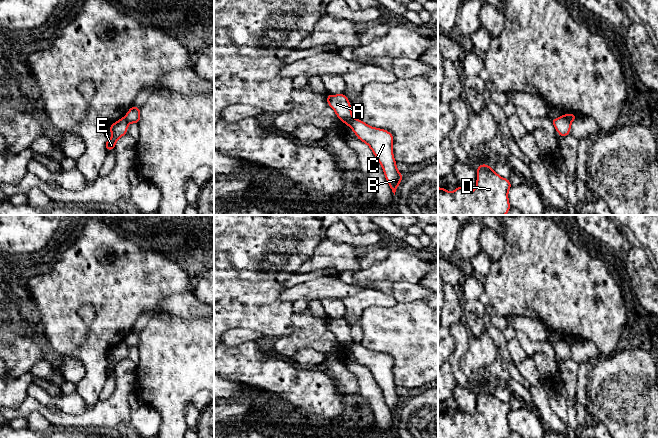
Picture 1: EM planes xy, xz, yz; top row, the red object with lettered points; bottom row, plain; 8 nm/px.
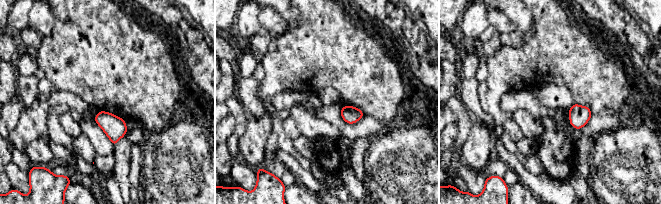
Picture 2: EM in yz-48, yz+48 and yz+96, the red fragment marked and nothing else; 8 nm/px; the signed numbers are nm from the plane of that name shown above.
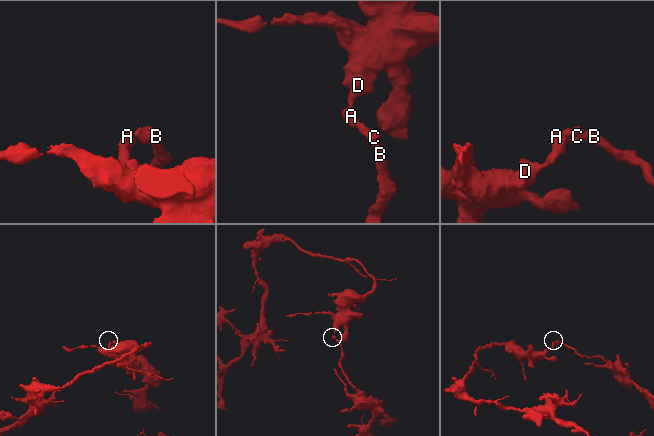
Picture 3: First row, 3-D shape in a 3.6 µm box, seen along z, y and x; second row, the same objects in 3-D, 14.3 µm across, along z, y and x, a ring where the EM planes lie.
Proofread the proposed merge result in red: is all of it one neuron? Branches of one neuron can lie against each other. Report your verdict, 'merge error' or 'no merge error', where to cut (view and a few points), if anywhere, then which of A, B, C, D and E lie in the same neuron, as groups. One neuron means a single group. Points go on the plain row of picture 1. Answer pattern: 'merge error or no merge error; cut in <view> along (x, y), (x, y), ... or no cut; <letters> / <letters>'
merge error; cut in yz along (563, 339), (571, 345); A D E / B C

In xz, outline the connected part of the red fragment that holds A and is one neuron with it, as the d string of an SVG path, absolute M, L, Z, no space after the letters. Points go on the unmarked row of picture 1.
M327 318L327 327L336 337L336 340L347 350L353 343L350 326L345 318Z

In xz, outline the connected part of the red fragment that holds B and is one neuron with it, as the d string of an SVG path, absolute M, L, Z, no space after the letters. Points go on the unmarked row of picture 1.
M353 342L348 349L352 352L357 362L366 367L373 375L375 381L381 388L385 402L395 419L403 399L396 392L393 381L393 360L383 353L374 352L365 348L362 344Z

